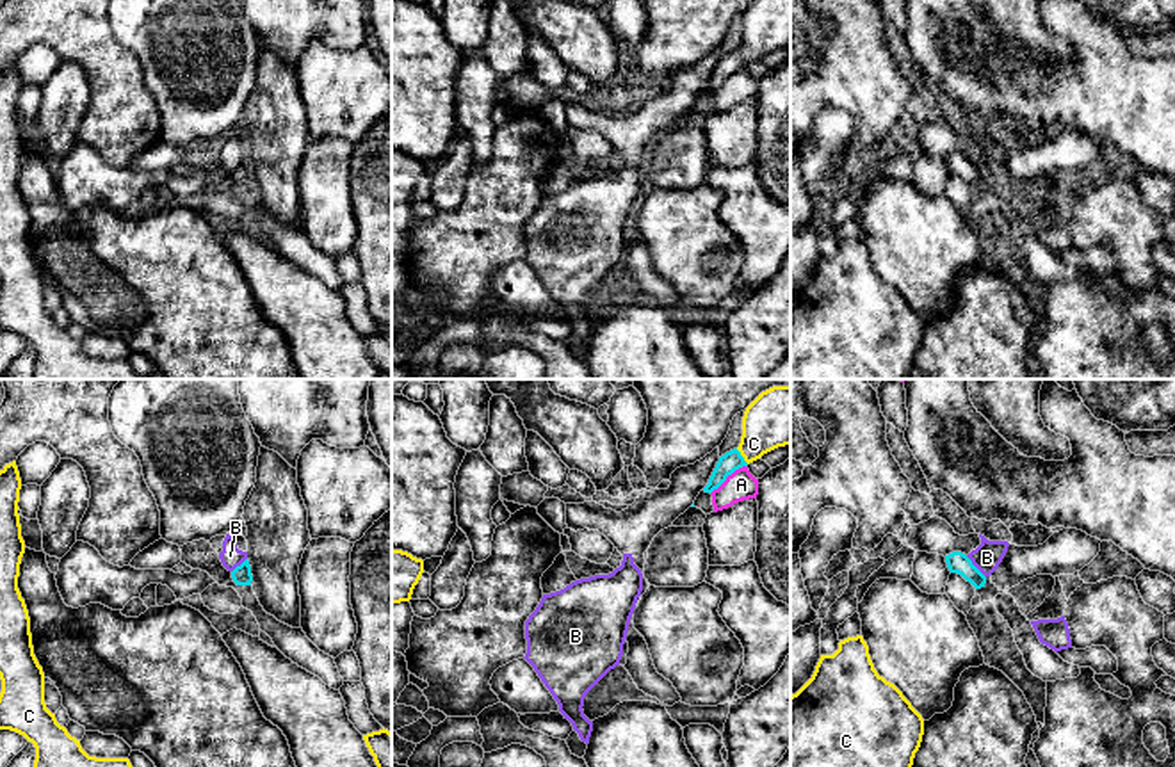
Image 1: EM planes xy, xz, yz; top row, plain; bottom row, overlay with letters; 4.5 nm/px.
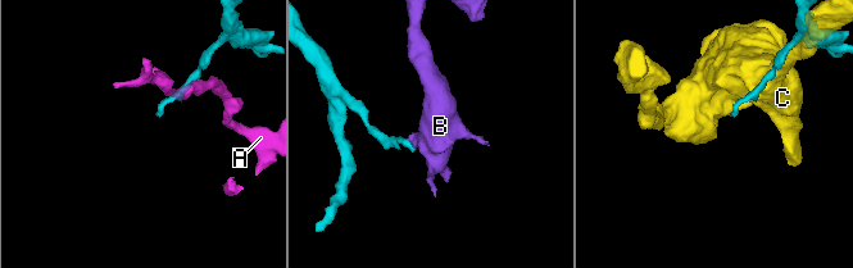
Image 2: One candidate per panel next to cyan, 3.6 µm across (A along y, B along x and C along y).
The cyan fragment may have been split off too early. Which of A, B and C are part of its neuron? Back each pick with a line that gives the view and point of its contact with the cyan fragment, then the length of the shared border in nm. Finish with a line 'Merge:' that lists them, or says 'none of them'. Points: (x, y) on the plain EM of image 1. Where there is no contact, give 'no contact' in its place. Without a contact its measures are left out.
Merge: none of them

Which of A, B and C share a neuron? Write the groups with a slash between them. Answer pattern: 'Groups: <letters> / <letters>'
Groups: A / B / C

